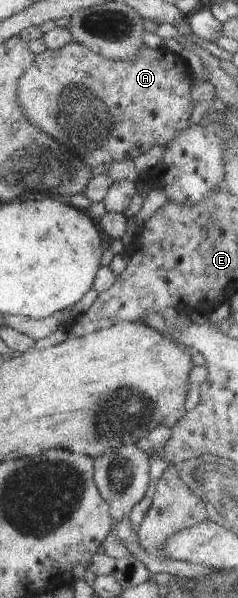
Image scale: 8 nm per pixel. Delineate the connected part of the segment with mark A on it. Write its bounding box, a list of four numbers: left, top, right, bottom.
[17,42,194,167]

